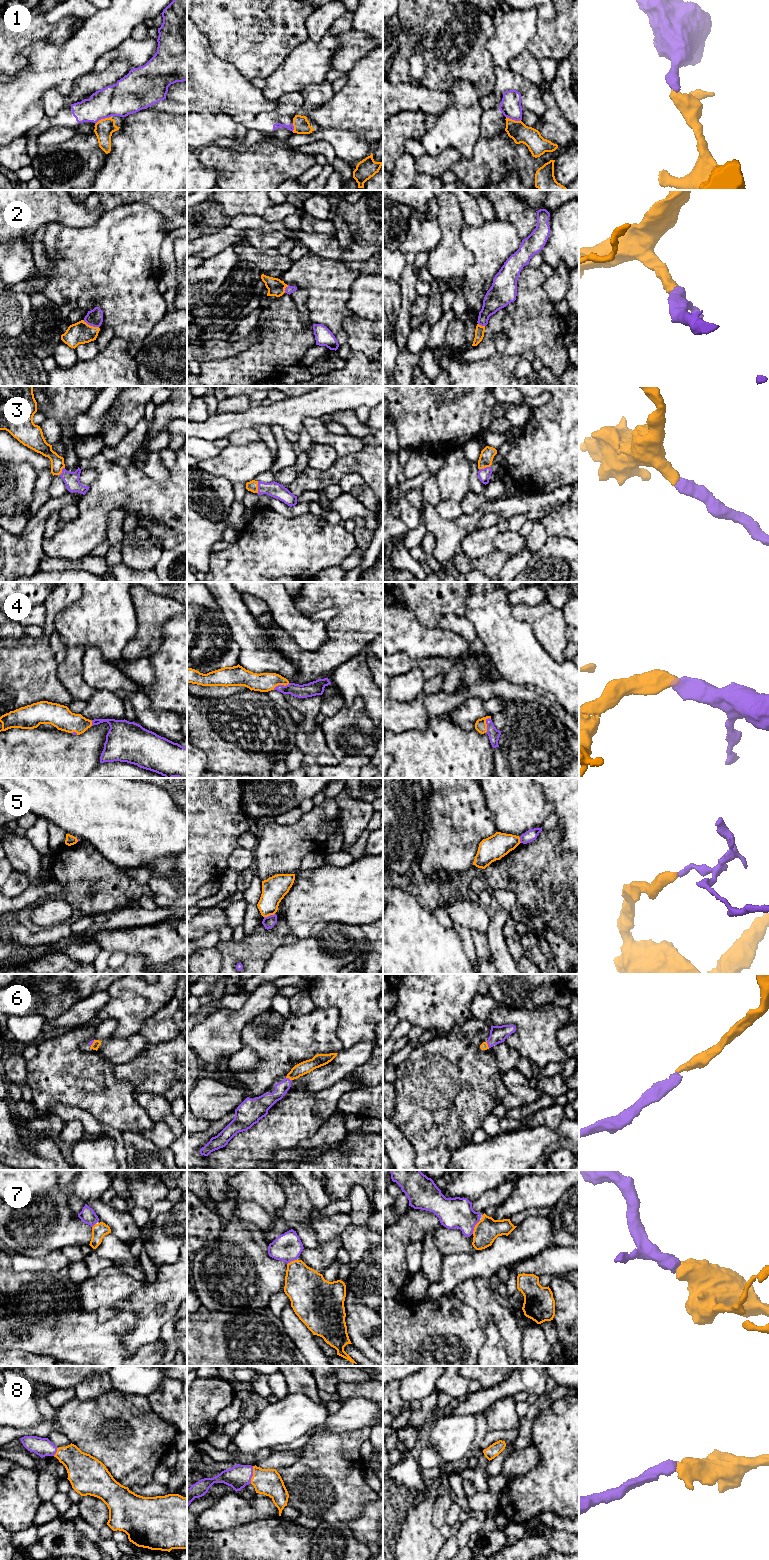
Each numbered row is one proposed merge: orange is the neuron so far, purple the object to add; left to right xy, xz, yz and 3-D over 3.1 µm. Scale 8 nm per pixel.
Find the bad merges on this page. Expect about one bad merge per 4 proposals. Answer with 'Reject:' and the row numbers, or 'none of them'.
Reject: 1, 5

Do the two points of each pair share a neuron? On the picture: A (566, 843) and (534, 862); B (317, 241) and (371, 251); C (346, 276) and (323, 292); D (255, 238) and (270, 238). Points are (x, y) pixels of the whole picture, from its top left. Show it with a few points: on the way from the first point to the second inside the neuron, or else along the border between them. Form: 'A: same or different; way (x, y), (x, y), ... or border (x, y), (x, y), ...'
A: different; border (558, 826), (562, 839), (556, 851), (562, 854)
B: same; way (330, 248), (338, 253), (358, 253)
C: same; way (340, 278), (336, 279), (329, 286)
D: same; way (259, 238), (266, 238)

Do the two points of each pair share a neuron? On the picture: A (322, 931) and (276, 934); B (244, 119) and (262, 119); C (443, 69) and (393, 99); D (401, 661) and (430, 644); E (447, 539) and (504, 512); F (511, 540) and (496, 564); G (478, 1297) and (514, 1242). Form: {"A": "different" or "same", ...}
{"A": "different", "B": "same", "C": "different", "D": "different", "E": "same", "F": "different", "G": "different"}

